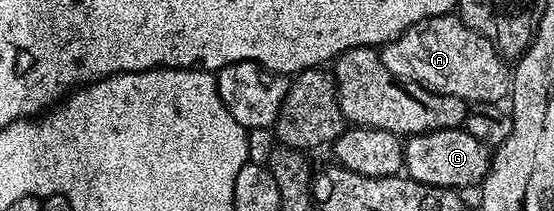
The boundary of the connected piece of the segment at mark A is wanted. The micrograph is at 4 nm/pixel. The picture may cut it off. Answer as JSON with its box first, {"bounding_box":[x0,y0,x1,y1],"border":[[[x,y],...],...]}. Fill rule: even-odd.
{"bounding_box":[381,16,513,103],"border":[[[455,16],[430,17],[421,23],[413,23],[413,27],[405,30],[395,41],[389,41],[382,46],[381,56],[385,67],[389,67],[393,75],[402,77],[404,81],[415,81],[434,93],[460,97],[462,101],[468,103],[502,102],[511,91],[513,73],[508,62],[500,57],[493,43],[485,39],[478,28],[470,29],[461,18]]]}

